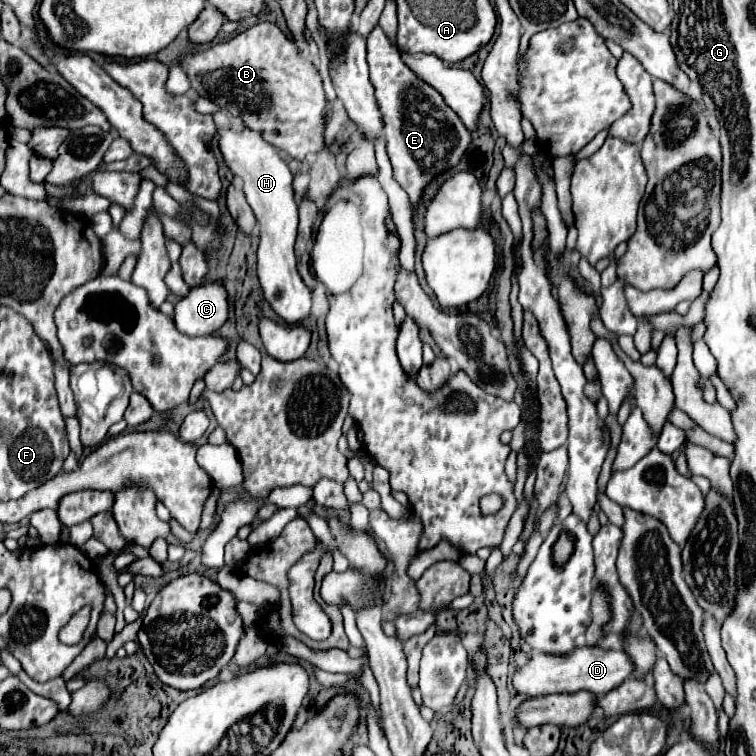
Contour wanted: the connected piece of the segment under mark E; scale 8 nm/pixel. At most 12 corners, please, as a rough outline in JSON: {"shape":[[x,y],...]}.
{"shape":[[379,26],[367,62],[413,208],[471,134]]}

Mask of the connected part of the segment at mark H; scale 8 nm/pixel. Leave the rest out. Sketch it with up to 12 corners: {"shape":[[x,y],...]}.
{"shape":[[247,126],[219,150],[259,222],[257,276],[287,324],[311,316],[293,176]]}

